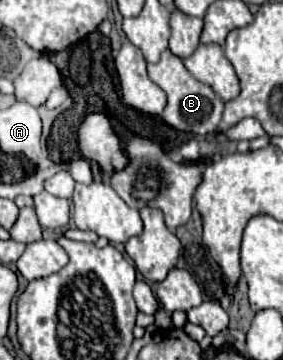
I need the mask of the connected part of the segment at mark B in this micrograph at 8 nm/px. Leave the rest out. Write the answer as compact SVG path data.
M166 50L160 58L160 62L156 64L148 64L148 76L152 82L156 82L168 96L168 106L162 112L162 118L166 124L182 130L182 132L192 132L192 134L212 134L220 120L222 120L222 108L224 102L212 92L210 86L194 80L190 76L190 72L184 68L182 60L178 56L174 56L170 50Z

